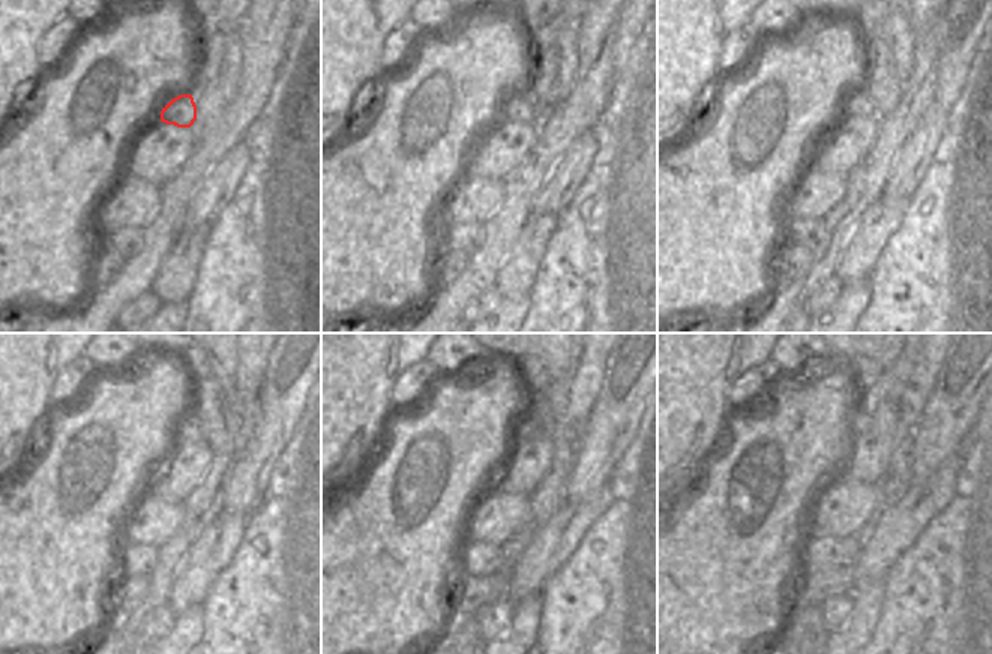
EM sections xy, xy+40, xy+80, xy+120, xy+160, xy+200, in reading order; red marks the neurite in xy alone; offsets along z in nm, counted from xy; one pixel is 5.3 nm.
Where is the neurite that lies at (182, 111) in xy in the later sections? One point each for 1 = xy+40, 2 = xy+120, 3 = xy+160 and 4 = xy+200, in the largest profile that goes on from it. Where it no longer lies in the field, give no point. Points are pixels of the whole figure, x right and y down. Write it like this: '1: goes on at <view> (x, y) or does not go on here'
1: goes on at xy+40 (523, 107)
2: goes on at xy+120 (188, 432)
3: goes on at xy+160 (526, 426)
4: goes on at xy+200 (860, 422)

